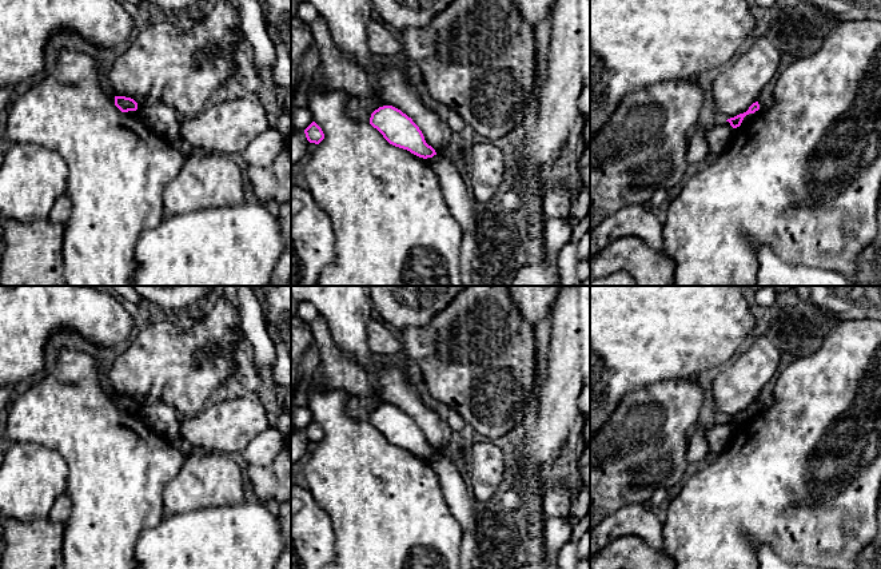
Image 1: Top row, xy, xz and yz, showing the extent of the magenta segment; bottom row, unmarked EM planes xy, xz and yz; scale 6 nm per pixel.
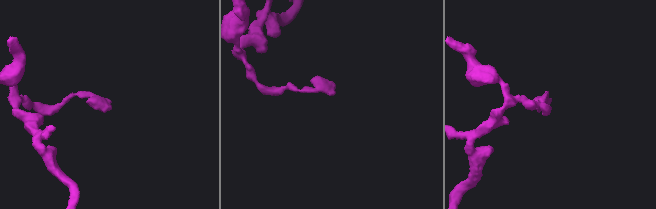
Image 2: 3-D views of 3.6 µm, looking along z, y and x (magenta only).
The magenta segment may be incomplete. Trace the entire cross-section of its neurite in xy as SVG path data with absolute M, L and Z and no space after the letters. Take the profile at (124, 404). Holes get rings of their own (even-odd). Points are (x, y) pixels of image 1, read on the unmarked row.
M115 395L115 405L121 410L121 411L128 411L128 410L136 410L137 409L137 402L125 395Z

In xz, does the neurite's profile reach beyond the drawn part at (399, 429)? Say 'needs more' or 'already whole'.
already whole

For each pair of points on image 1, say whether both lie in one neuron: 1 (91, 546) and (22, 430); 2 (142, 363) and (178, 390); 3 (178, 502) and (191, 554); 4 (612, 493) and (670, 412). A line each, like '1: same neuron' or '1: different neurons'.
1: same neuron
2: same neuron
3: different neurons
4: same neuron

